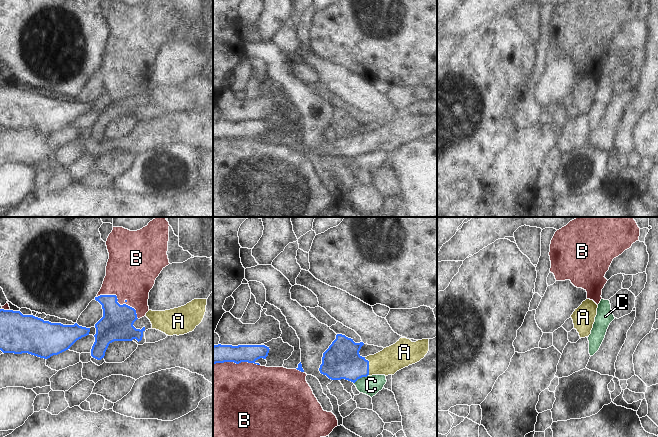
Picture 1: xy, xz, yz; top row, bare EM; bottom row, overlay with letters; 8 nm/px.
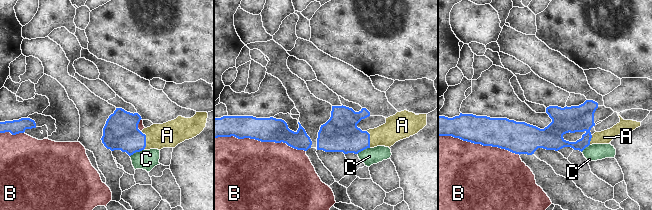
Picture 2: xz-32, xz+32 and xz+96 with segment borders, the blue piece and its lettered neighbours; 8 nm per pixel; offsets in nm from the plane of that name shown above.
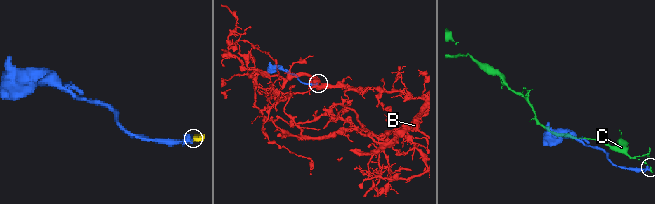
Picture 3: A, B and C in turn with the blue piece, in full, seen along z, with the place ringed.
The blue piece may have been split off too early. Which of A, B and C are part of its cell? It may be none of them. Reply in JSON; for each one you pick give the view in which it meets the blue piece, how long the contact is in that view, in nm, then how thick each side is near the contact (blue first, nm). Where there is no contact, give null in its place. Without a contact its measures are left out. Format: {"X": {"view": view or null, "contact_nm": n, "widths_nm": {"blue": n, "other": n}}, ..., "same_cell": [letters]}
{"A": {"view": "xz", "contact_nm": 160, "widths_nm": {"blue": 300, "other": 220}}, "same_cell": ["A"]}

